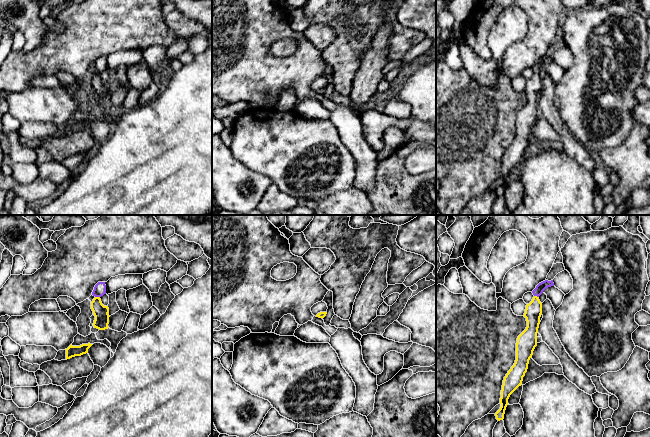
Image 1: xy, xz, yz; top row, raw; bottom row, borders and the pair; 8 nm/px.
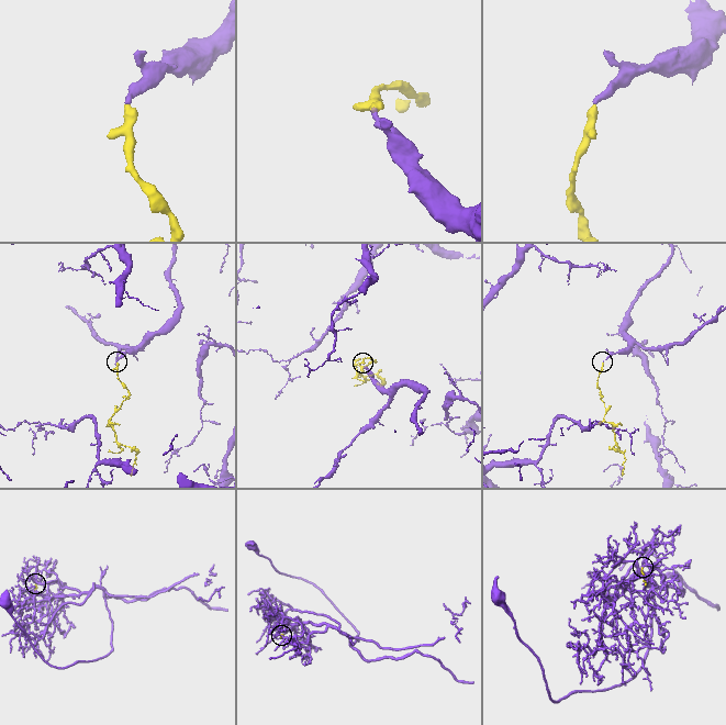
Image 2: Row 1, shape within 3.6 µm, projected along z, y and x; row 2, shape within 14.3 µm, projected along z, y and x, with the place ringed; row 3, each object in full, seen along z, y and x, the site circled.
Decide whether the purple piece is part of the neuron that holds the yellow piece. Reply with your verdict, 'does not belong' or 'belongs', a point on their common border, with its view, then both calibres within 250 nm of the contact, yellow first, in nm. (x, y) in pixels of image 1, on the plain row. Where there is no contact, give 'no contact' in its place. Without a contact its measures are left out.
belongs | xy (97, 73) | 120/100 nm

